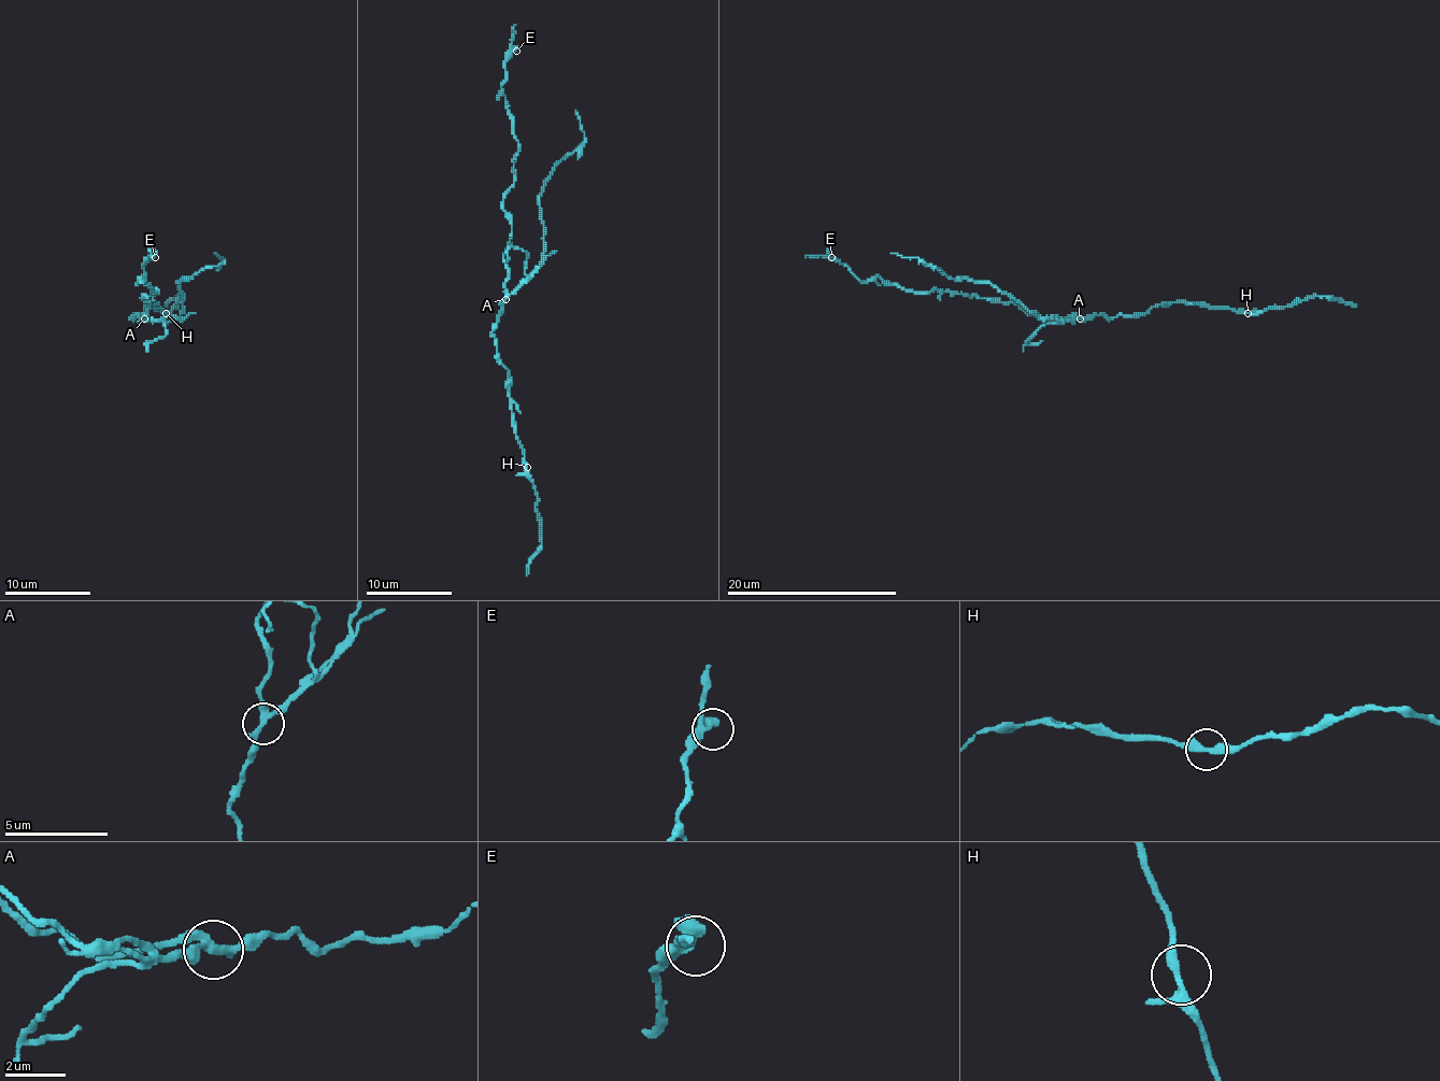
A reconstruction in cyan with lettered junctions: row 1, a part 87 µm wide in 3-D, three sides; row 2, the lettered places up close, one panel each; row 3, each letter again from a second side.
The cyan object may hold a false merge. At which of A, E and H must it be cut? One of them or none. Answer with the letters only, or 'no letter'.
A

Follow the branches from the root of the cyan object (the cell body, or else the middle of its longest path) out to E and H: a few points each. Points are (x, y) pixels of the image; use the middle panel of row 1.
E: (505, 298), (503, 255), (512, 217), (503, 209), (503, 196), (514, 183), (518, 140), (501, 83), (516, 51)
H: (505, 298), (493, 337), (497, 360), (508, 370), (512, 426), (527, 467)

